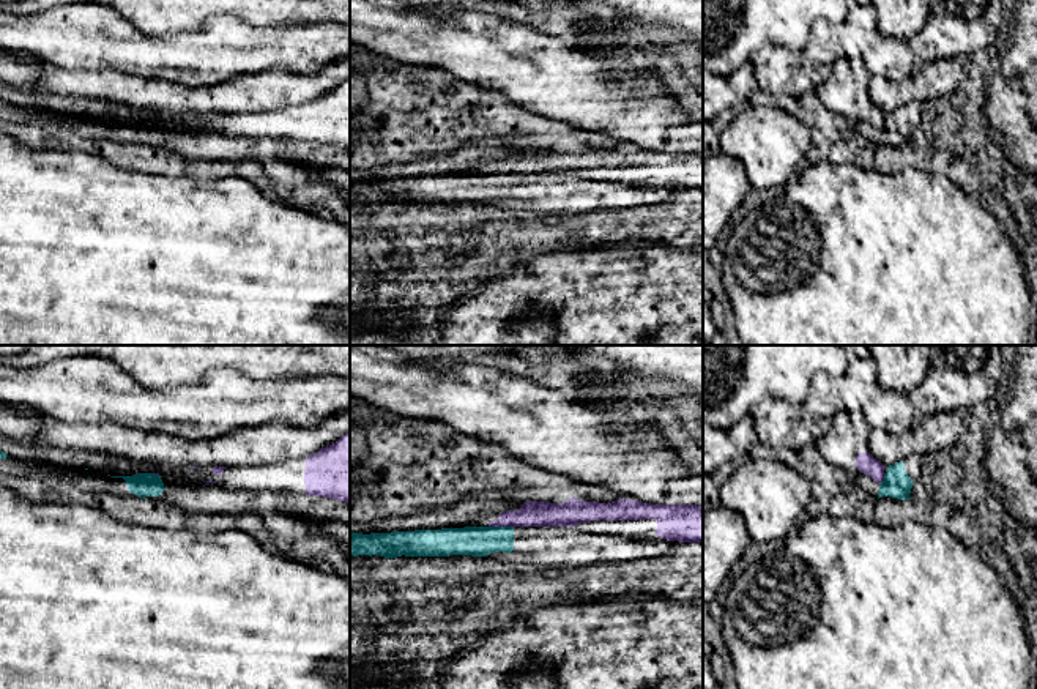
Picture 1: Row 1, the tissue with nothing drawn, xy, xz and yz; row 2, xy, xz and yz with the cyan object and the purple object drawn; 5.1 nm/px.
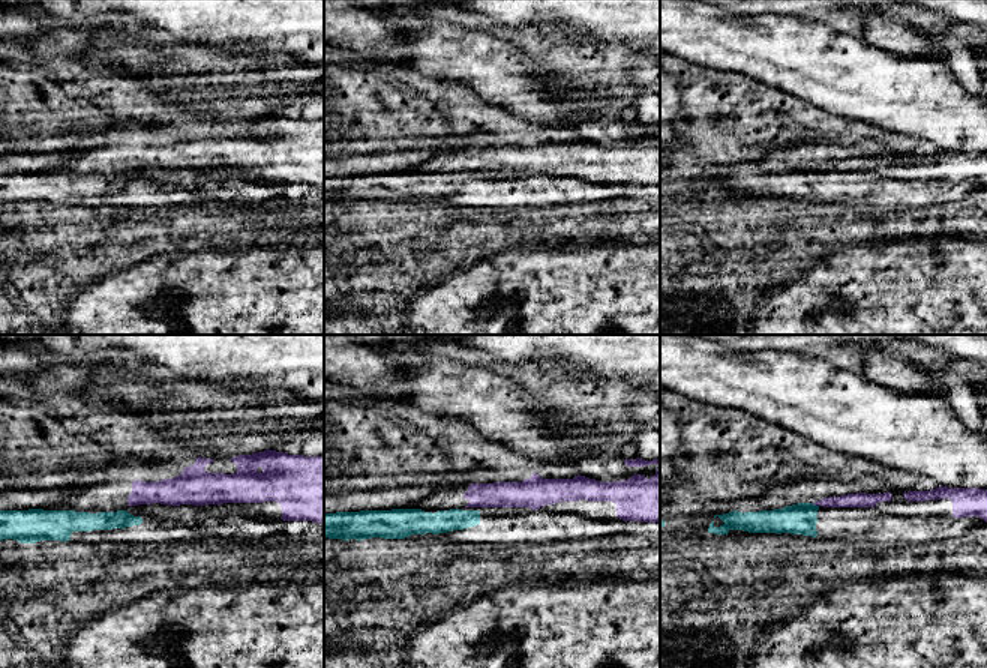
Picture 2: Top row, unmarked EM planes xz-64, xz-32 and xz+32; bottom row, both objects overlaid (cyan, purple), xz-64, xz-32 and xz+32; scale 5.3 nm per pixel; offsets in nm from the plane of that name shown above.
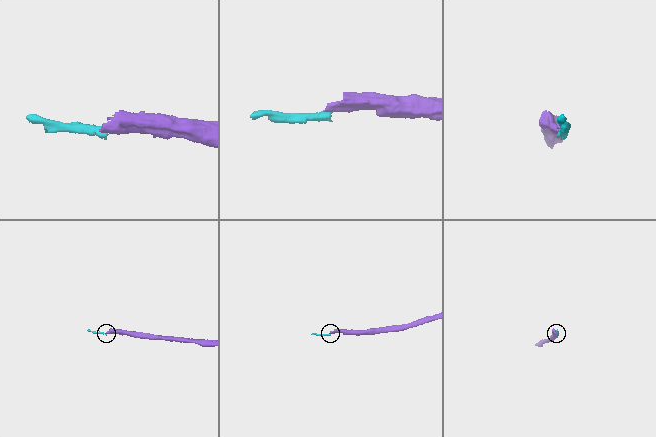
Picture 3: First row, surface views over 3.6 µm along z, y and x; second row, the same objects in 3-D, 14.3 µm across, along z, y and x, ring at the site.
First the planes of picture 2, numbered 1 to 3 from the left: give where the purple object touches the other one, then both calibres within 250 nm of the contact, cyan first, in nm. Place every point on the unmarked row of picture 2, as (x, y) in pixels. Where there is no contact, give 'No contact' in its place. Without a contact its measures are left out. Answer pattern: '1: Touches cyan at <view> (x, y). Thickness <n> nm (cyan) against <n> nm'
1: No contact
2: No contact
3: Touches cyan at xz+32 (815, 168). Thickness 160 nm (cyan) against 80 nm

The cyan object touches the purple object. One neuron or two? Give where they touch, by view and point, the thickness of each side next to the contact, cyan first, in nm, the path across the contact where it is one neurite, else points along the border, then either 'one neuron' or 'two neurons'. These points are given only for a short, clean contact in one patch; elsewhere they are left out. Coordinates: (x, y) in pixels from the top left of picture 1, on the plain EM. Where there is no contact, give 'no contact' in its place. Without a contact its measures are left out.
xz (501, 174) | 160/130 nm | along xz (489, 172), (512, 174) | two neurons

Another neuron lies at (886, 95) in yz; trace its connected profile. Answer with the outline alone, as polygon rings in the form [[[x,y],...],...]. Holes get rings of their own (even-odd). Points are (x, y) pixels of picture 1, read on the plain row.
[[[957,58],[927,60],[903,82],[872,76],[867,85],[868,96],[876,107],[889,114],[912,101],[924,104],[950,96],[960,87],[965,73]]]

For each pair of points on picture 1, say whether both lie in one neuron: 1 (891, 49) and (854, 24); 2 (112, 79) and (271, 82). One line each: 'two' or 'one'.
1: one
2: one

